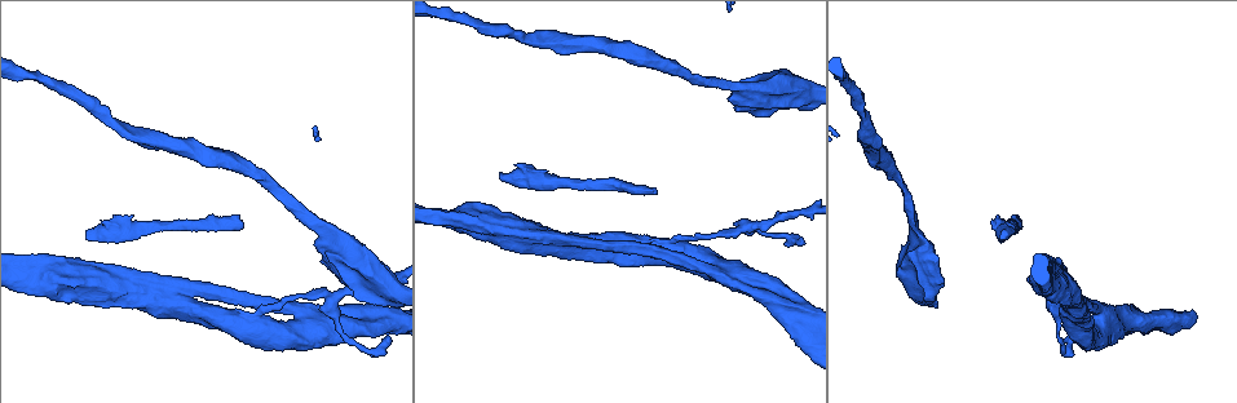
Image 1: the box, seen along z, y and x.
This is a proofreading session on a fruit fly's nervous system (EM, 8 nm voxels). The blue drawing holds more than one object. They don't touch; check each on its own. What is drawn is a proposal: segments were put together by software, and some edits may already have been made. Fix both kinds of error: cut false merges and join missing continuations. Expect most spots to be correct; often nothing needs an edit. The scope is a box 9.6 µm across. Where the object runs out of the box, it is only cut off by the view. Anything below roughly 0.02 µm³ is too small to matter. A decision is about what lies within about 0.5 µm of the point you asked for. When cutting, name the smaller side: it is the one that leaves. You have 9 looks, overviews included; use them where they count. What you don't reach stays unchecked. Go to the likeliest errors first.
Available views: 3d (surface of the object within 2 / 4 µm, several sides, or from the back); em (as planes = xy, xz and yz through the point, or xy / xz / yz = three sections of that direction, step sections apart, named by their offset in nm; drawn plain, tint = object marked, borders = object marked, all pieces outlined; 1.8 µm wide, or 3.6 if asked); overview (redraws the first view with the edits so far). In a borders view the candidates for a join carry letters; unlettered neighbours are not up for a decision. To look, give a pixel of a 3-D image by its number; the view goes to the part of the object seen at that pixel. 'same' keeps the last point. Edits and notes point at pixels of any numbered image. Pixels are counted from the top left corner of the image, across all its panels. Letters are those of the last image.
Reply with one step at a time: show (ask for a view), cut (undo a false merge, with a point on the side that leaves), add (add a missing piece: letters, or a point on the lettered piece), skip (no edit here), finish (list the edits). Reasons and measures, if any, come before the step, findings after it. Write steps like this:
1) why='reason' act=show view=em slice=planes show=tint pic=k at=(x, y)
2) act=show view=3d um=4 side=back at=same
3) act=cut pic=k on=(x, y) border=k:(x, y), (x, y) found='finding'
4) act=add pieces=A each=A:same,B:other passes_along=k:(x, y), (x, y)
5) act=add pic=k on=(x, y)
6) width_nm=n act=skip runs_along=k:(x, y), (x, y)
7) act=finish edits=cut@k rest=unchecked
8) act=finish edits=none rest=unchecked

act=show view=3d um=4 pic=1 at=(652, 193)

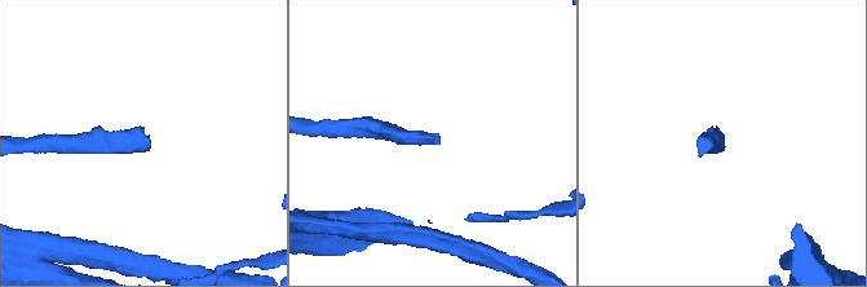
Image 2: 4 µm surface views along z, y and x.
why='shape alone is not enough' act=show view=em slice=xy step=16 show=tint pic=2 at=(719, 130)

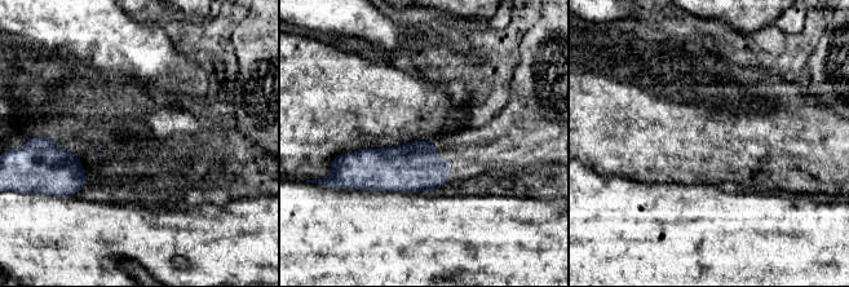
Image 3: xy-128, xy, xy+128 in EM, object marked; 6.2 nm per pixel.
act=show view=em slice=planes show=borders at=same

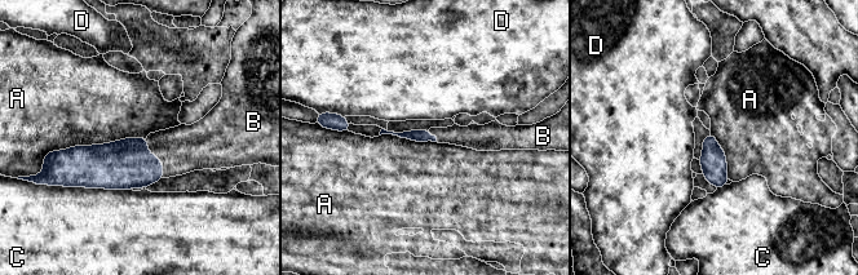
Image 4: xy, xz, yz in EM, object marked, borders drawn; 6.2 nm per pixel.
act=add pieces=B each=A:other,B:same,C:other,D:other found='the cell continues'

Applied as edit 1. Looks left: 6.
why='end of a long branch' act=show view=3d um=2 pic=1 at=(500, 173)

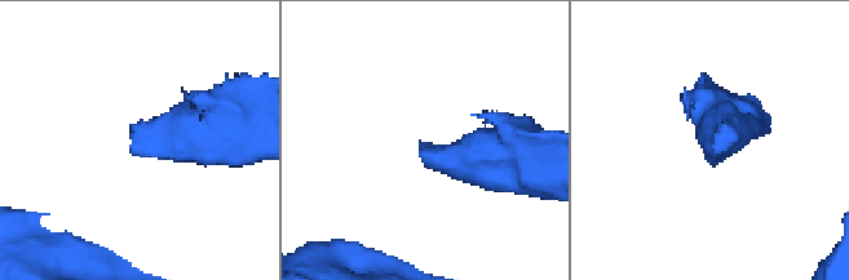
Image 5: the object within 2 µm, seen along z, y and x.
act=show view=em slice=planes show=borders pic=5 at=(719, 152)

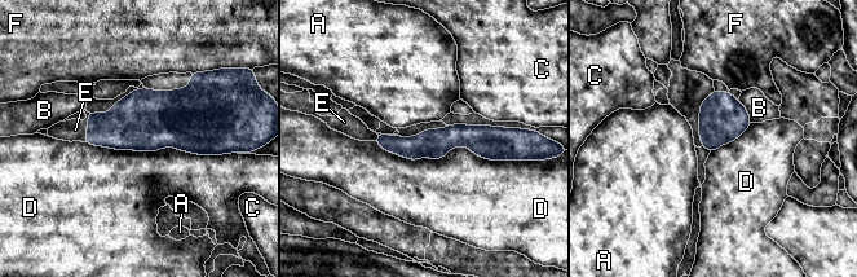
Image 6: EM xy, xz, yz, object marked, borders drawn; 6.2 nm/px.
act=add pieces=E each=A:other,B:other,C:other,D:other,E:same,F:other passes_along=6:(128, 126), (88, 127), (75, 130) found='the cell continues'

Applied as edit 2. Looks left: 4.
act=show view=overview

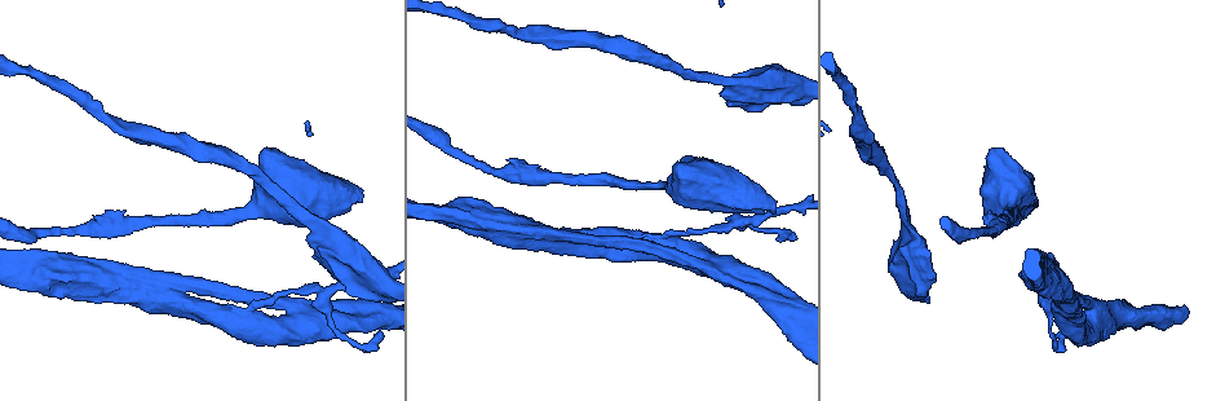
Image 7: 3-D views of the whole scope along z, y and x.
why='branch point' act=show view=em slice=planes show=borders pic=7 at=(170, 299)

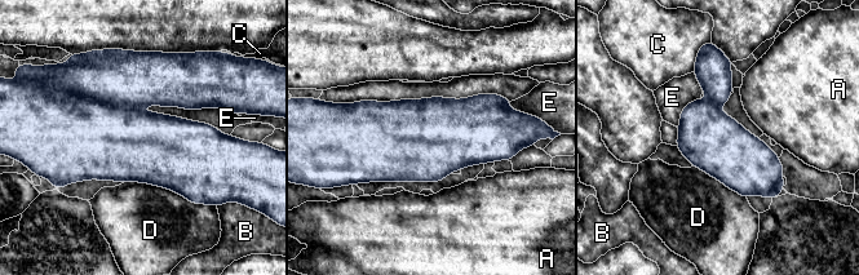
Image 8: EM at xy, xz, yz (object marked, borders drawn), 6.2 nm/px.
act=skip each=A:other,B:other,C:other,D:other,E:other border=8:(124, 181), (164, 186), (206, 204) found='all the same cell'

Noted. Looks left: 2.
act=finish edits=add@4,add@6 rest=unchecked

